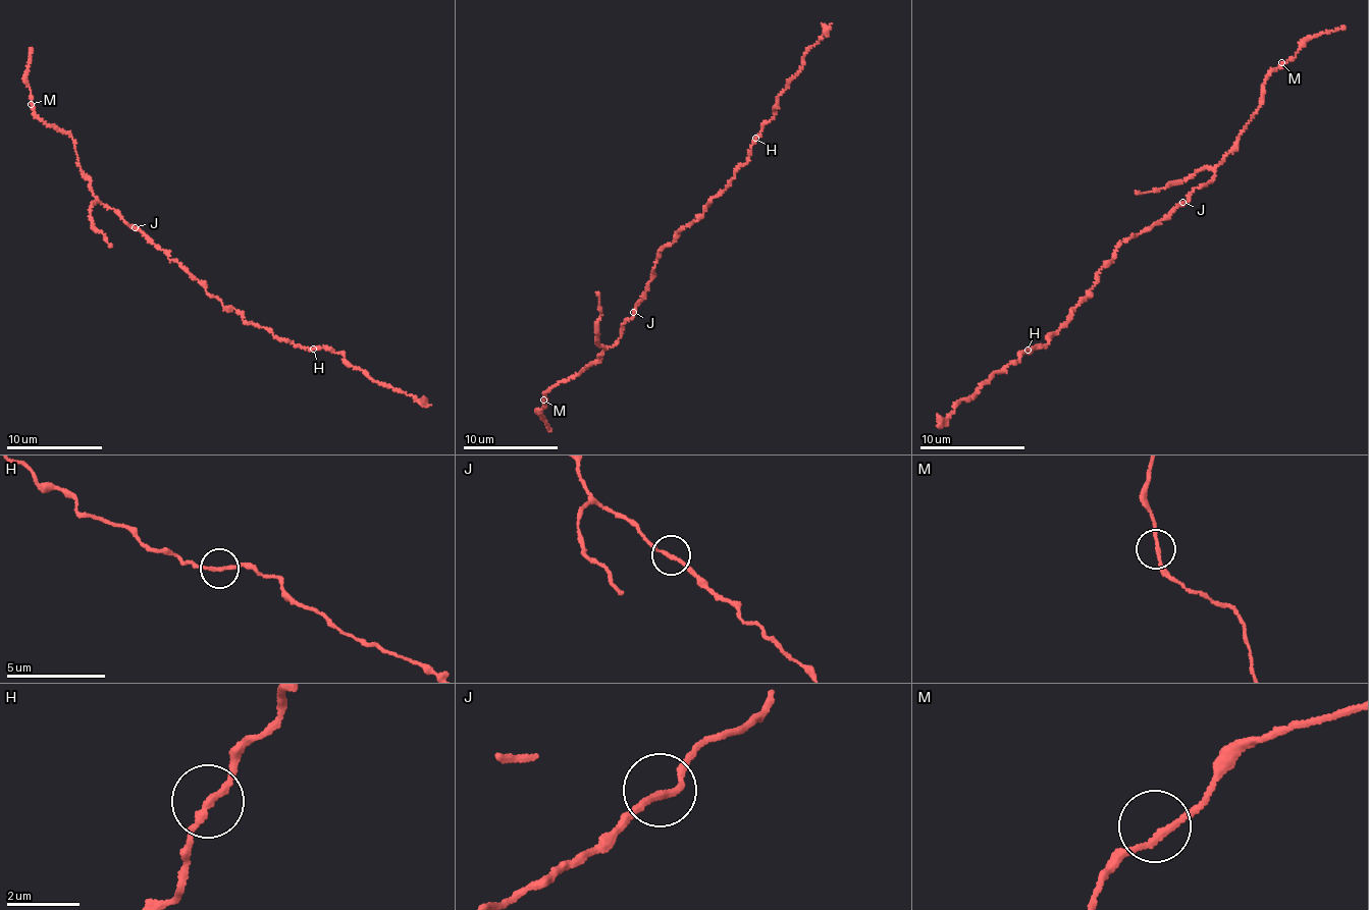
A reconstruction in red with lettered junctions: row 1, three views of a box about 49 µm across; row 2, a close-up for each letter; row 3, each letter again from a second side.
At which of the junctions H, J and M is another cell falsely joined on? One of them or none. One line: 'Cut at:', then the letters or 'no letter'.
Cut at: no letter

